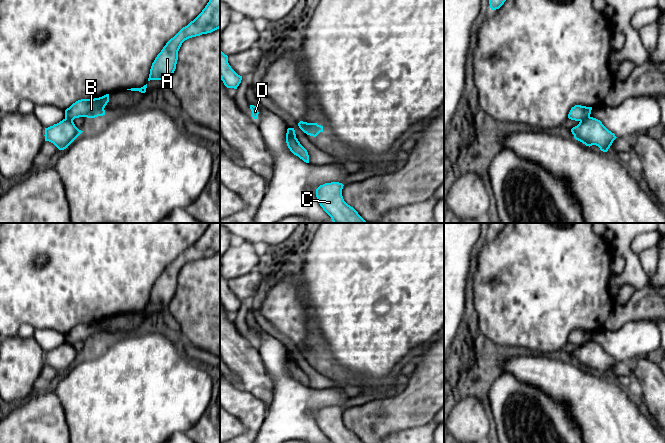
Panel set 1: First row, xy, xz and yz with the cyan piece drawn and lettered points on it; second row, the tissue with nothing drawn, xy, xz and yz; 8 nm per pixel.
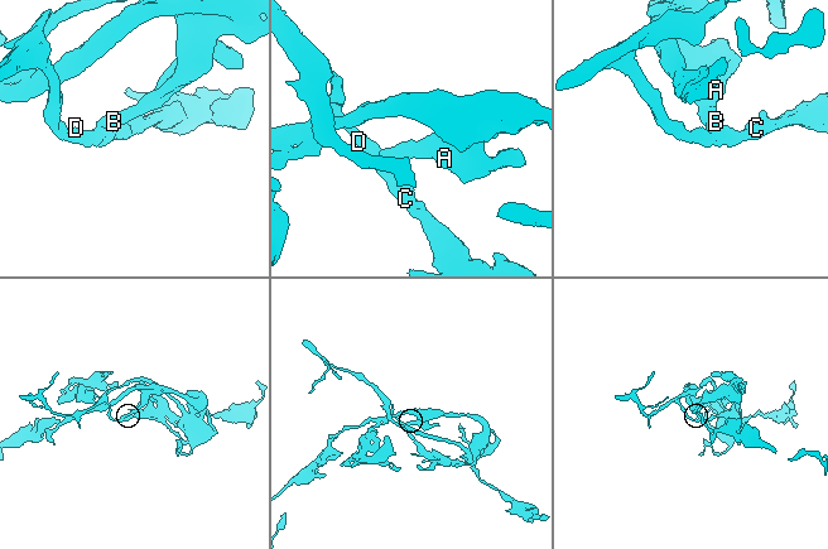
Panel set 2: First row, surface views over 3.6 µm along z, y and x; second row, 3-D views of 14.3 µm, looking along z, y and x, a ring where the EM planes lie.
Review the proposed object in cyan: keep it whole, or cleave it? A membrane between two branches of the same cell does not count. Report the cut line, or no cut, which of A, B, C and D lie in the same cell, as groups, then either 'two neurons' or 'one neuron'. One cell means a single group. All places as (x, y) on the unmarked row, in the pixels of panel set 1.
no cut; A B C D; one neuron

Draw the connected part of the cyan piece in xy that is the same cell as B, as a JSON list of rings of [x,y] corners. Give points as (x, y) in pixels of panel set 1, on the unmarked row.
[[[109,318],[94,323],[81,323],[65,334],[65,342],[57,348],[45,352],[45,365],[53,367],[59,374],[66,373],[83,355],[79,354],[73,344],[79,341],[95,342],[105,339],[105,330],[109,326]]]

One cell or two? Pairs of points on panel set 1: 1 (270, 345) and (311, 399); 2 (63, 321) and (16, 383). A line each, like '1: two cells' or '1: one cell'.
1: one cell
2: two cells

